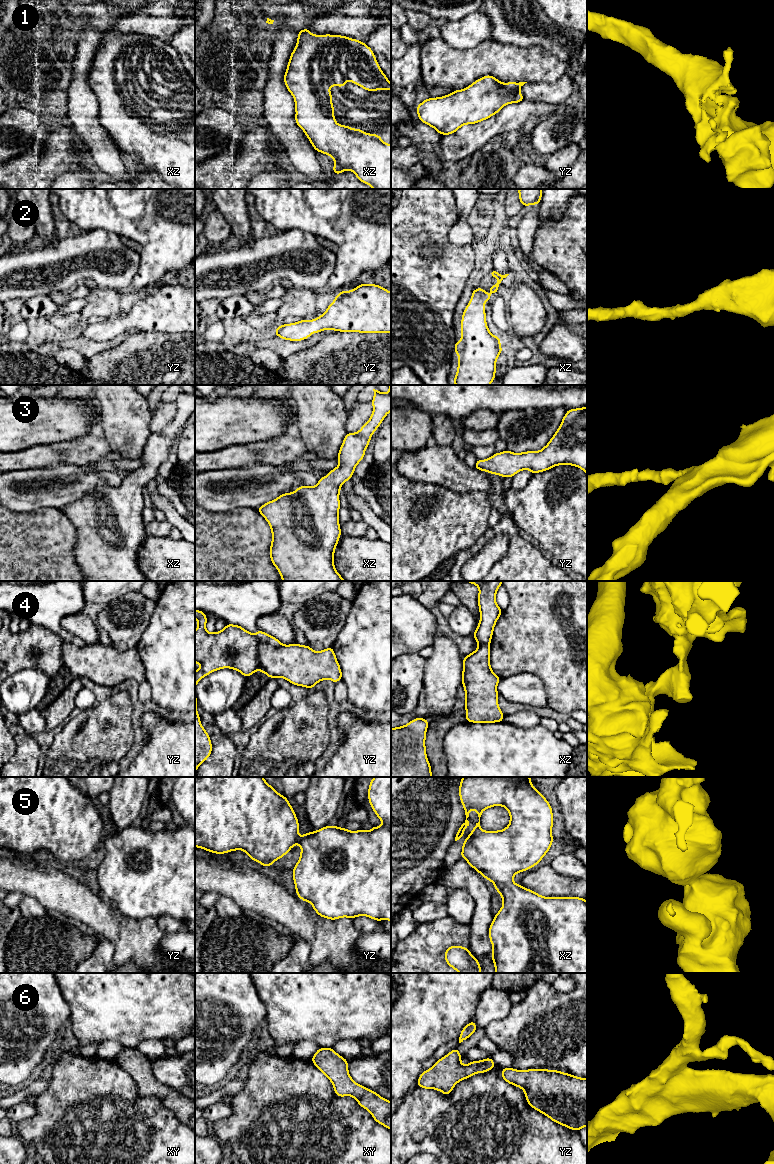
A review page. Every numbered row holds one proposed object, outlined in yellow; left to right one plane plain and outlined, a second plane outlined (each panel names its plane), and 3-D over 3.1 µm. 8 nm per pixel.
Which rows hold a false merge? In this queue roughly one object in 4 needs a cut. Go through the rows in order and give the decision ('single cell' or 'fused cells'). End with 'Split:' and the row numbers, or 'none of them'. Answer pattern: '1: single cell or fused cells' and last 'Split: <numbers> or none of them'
1: single cell
2: single cell
3: single cell
4: fused cells
5: single cell
6: single cell
Split: 4

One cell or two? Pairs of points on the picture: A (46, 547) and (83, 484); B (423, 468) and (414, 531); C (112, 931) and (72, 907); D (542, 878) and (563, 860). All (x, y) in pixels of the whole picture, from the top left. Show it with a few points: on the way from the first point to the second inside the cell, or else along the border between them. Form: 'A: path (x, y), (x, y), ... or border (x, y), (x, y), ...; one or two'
A: border (60, 508), (39, 507), (36, 509); two
B: border (401, 474), (411, 479), (432, 482), (444, 487); two
C: path (102, 921), (89, 908), (82, 907); one
D: border (549, 865), (563, 875), (575, 877); two

